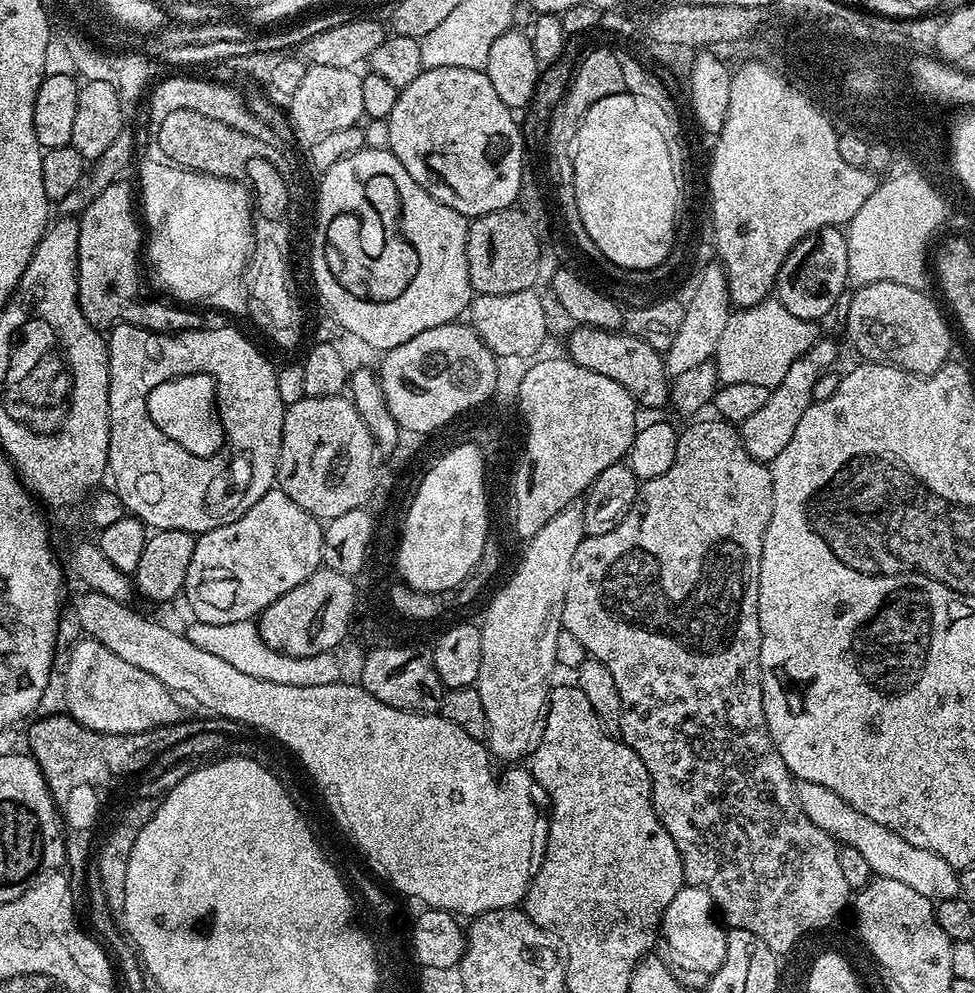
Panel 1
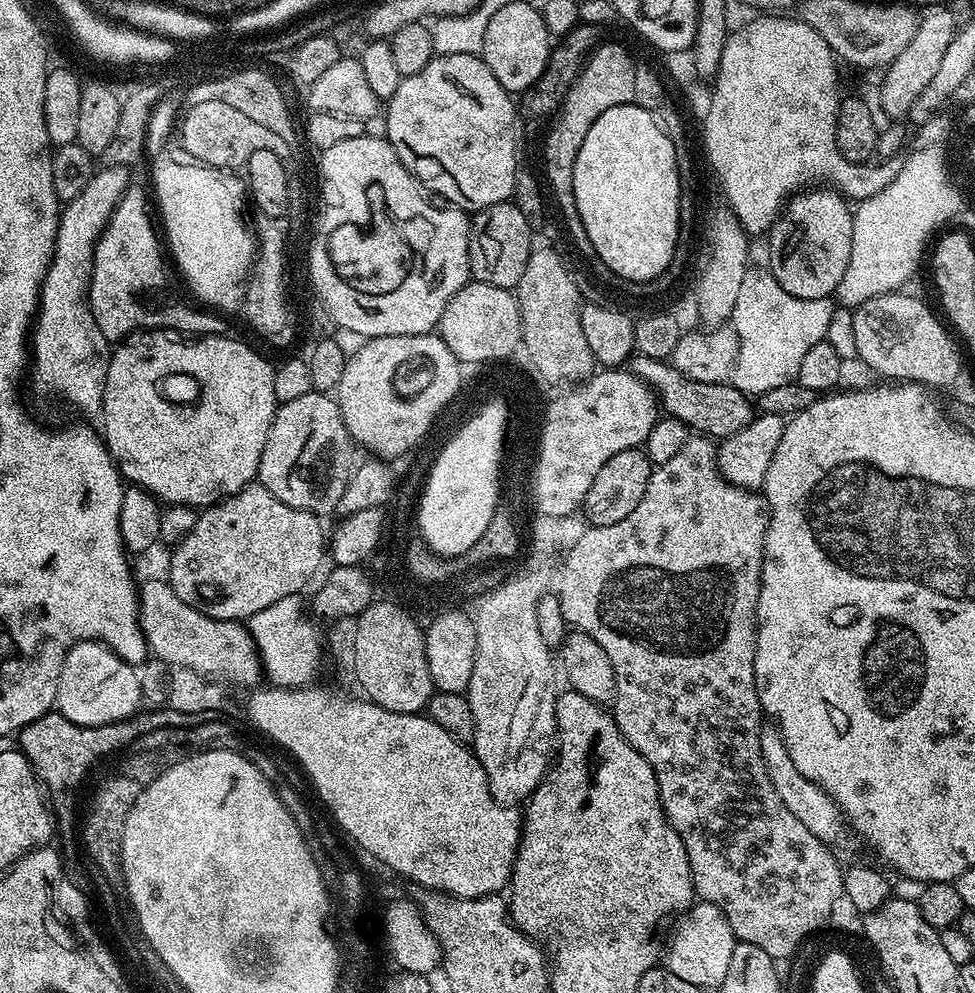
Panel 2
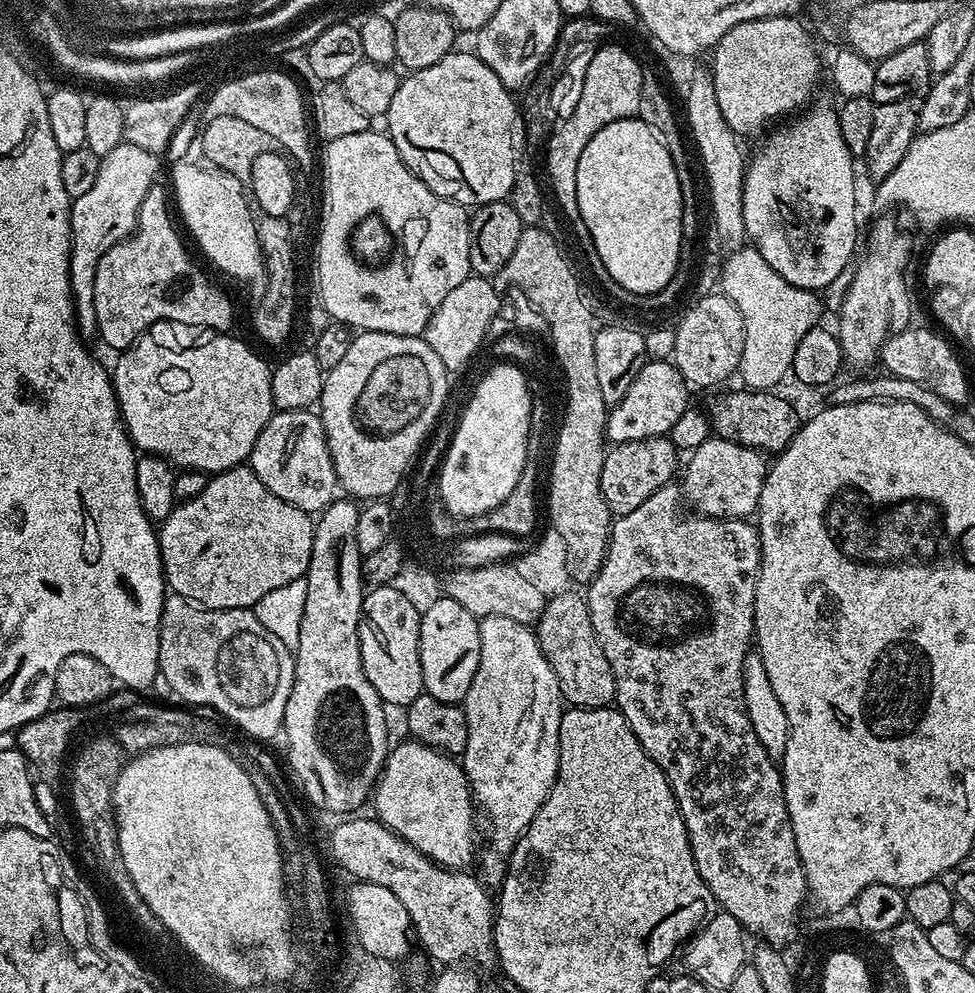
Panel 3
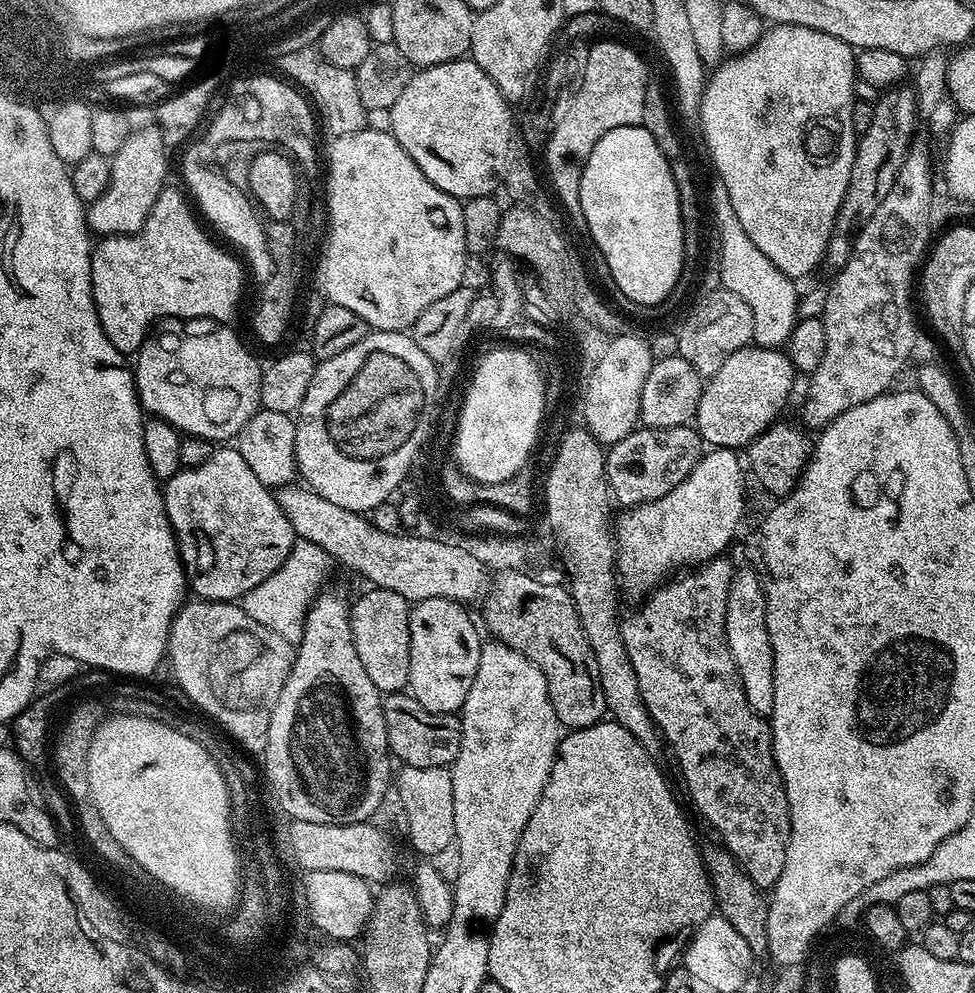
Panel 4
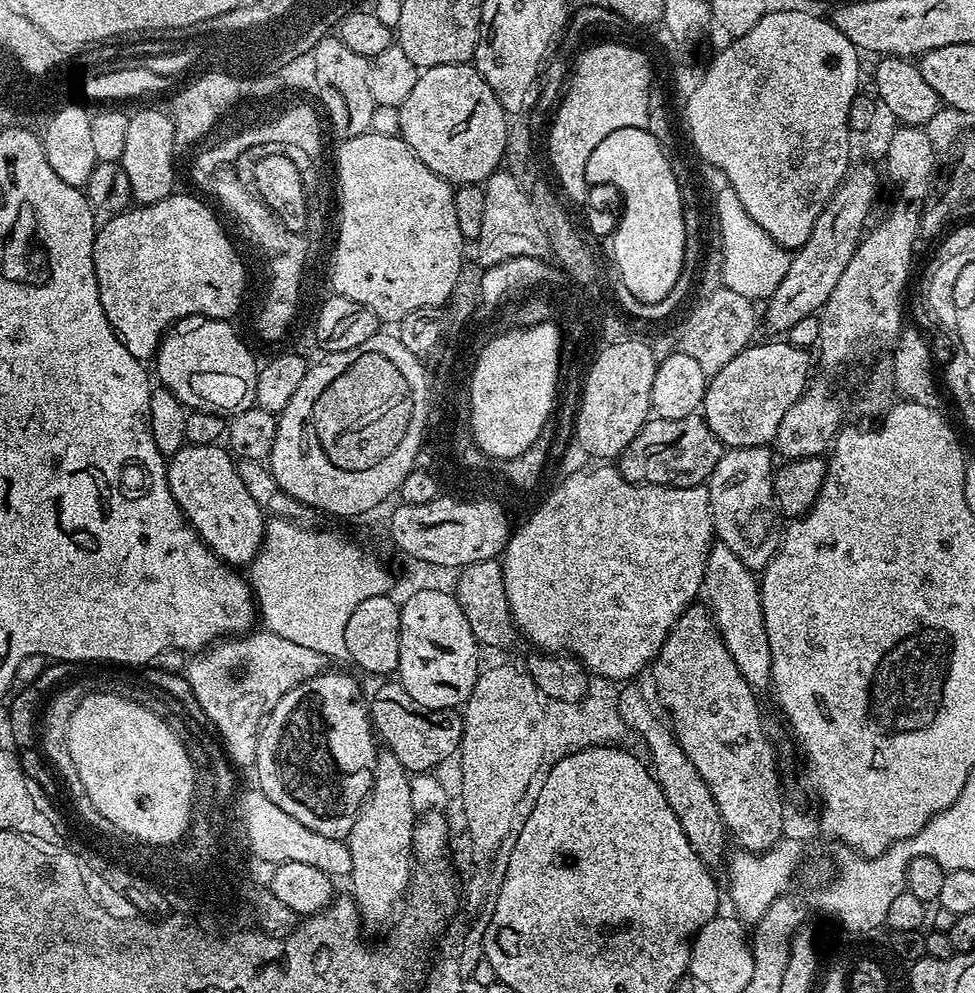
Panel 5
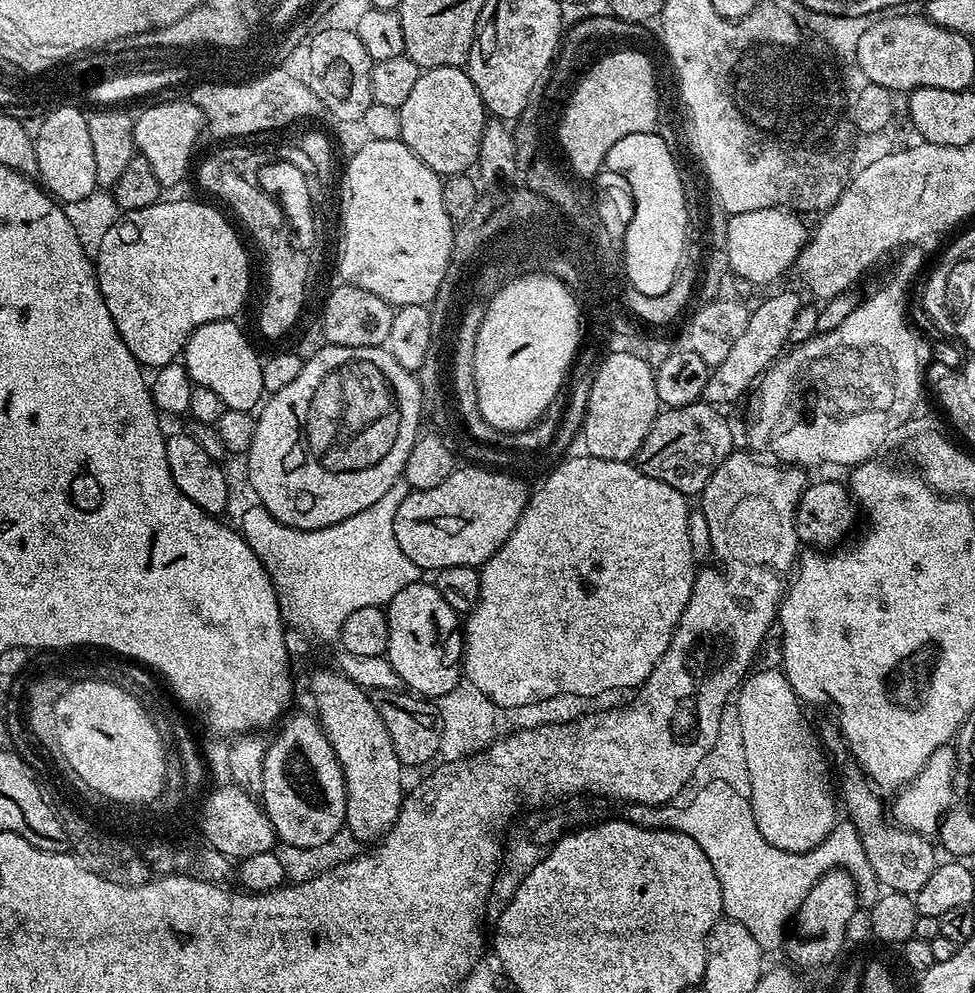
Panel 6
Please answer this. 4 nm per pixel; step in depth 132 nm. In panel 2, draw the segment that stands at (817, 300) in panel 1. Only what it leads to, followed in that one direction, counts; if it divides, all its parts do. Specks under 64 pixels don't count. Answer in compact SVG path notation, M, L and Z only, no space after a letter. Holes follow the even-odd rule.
M827 186L809 187L788 201L766 236L767 267L786 294L794 294L794 298L822 298L832 296L835 288L845 283L853 215L849 201Z

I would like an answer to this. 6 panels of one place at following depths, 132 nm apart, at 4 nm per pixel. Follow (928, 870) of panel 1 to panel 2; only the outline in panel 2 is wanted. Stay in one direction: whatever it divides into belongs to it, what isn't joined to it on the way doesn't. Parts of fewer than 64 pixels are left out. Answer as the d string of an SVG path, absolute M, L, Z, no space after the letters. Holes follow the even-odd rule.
M764 726L760 730L760 749L762 750L762 762L766 762L766 774L770 774L770 783L774 785L774 790L778 790L778 798L782 798L782 803L814 838L818 838L824 844L837 846L850 836L850 825L844 818L844 811L826 794L817 784L810 782L806 774L798 771L798 766L790 759L790 750L786 750L786 742L782 738L780 729L775 726Z

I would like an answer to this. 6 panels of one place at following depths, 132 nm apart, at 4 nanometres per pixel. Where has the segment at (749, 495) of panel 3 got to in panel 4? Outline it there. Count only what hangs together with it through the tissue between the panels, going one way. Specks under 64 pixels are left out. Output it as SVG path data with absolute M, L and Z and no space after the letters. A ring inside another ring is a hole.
M731 448L705 451L691 474L663 500L639 504L615 517L616 567L623 591L625 588L630 595L643 597L681 569L691 569L721 555L735 538L736 527L744 516L746 468L736 456Z

